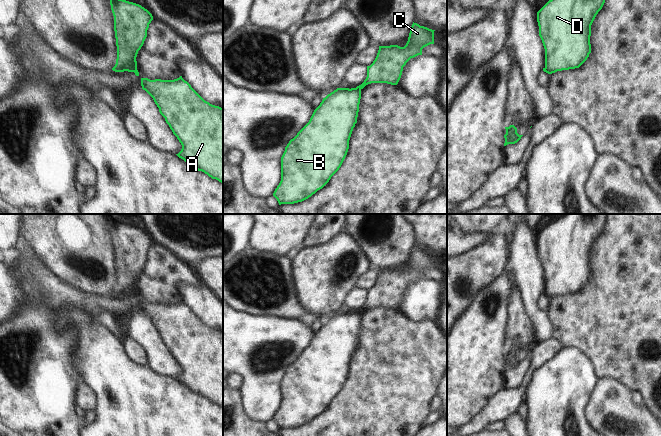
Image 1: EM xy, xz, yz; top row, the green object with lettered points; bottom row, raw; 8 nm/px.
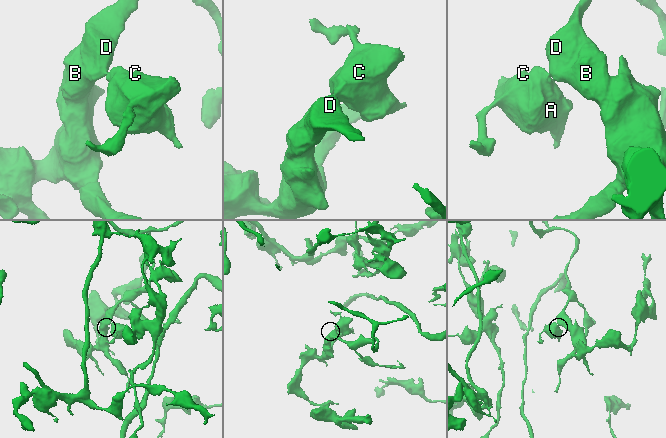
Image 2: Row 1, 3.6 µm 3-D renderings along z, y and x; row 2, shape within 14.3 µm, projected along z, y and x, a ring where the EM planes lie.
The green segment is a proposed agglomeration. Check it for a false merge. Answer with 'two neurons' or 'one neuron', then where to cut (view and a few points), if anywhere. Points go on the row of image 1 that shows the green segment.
two neurons; cut xz (355, 88), (360, 90)

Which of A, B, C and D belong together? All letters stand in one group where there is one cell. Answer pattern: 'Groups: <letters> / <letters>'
Groups: A C / B D.

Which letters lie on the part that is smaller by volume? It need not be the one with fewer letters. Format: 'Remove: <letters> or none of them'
Remove: A, C

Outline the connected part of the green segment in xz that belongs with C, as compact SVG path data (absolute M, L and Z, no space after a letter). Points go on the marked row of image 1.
M413 22L404 47L398 45L379 46L375 60L370 66L367 66L366 79L356 89L361 90L371 83L397 85L406 63L411 58L422 55L424 47L434 44L434 31Z

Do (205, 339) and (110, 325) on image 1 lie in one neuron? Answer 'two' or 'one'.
two

